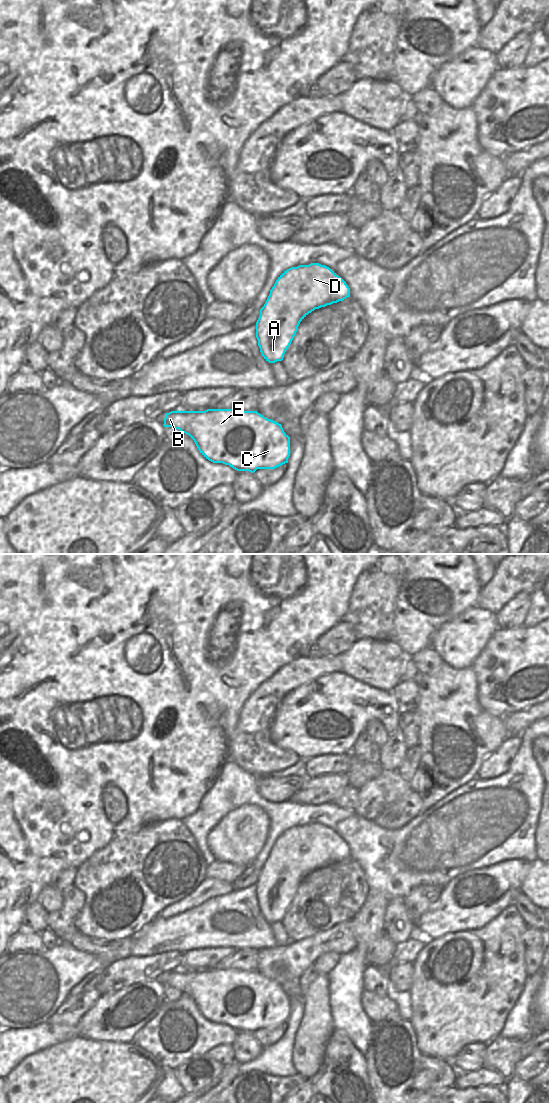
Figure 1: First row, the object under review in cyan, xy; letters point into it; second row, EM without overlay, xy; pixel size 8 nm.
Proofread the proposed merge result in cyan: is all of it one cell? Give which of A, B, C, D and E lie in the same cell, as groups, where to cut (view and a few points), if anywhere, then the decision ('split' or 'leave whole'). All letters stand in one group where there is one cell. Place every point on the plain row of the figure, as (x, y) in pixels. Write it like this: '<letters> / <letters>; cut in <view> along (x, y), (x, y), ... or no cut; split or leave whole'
A B C D E; no cut; leave whole

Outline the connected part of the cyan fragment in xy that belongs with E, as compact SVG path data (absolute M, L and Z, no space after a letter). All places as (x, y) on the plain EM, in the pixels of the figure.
M171 971L166 973L163 985L189 995L200 1013L209 1021L229 1025L237 1031L254 1033L257 1029L275 1029L288 1023L291 1013L290 997L284 992L282 985L267 979L257 971Z

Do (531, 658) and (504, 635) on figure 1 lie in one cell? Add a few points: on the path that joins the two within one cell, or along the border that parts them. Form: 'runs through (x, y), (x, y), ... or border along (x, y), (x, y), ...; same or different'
runs through (524, 655), (511, 642); same

